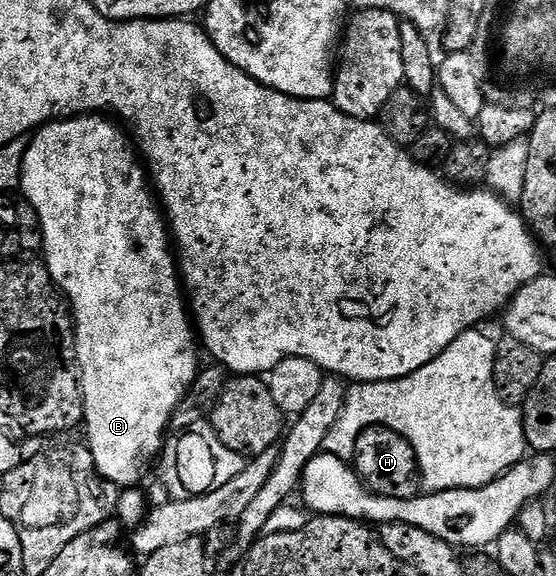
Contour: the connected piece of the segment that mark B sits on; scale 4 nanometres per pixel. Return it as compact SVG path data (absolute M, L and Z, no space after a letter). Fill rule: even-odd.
M96 113L77 115L74 119L57 119L54 123L44 124L31 136L24 154L19 190L38 213L40 232L44 234L43 262L47 263L52 280L56 282L72 308L72 318L76 329L76 362L80 372L80 390L84 392L82 427L83 430L88 430L86 446L92 452L96 471L102 478L109 479L121 489L132 489L139 484L136 482L147 473L148 466L151 463L153 466L163 452L166 442L164 430L172 427L173 415L181 410L190 388L197 382L196 374L200 371L202 351L198 346L198 335L194 330L193 320L190 318L190 307L186 302L186 292L182 286L178 260L174 254L173 244L170 242L170 228L166 222L166 216L158 206L157 196L150 186L150 176L145 164L138 158L138 151L133 140L126 134L123 126L120 128L115 125L120 126L111 118L101 117Z

